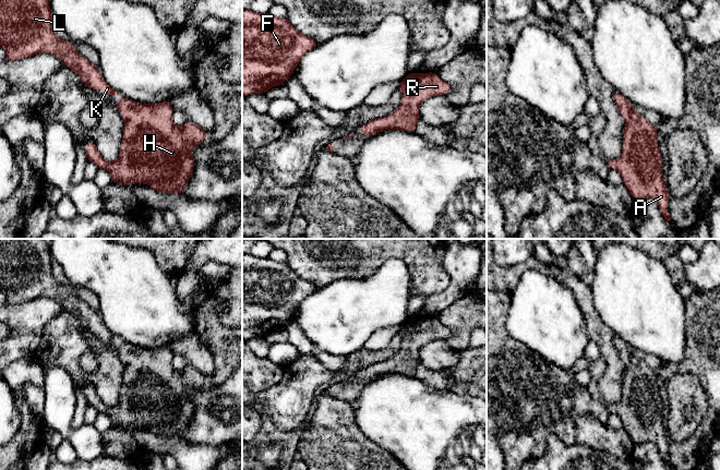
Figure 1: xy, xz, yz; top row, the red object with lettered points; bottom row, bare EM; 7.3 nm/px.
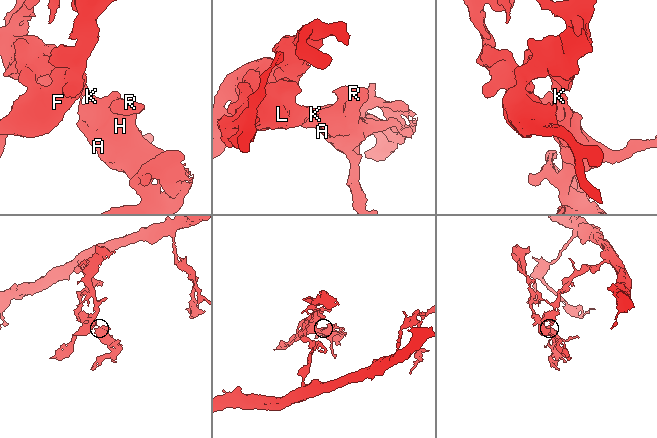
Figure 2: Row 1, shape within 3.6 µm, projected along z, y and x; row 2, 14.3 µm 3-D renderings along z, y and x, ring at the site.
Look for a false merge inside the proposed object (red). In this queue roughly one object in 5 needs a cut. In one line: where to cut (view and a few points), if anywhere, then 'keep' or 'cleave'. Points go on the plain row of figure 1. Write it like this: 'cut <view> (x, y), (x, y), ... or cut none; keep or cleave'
cut none; keep

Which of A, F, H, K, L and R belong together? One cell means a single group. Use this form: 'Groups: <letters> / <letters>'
Groups: A F H K L R

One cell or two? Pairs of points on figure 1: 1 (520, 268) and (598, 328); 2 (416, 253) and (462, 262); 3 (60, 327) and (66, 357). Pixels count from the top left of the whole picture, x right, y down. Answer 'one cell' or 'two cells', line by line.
1: one cell
2: two cells
3: one cell

